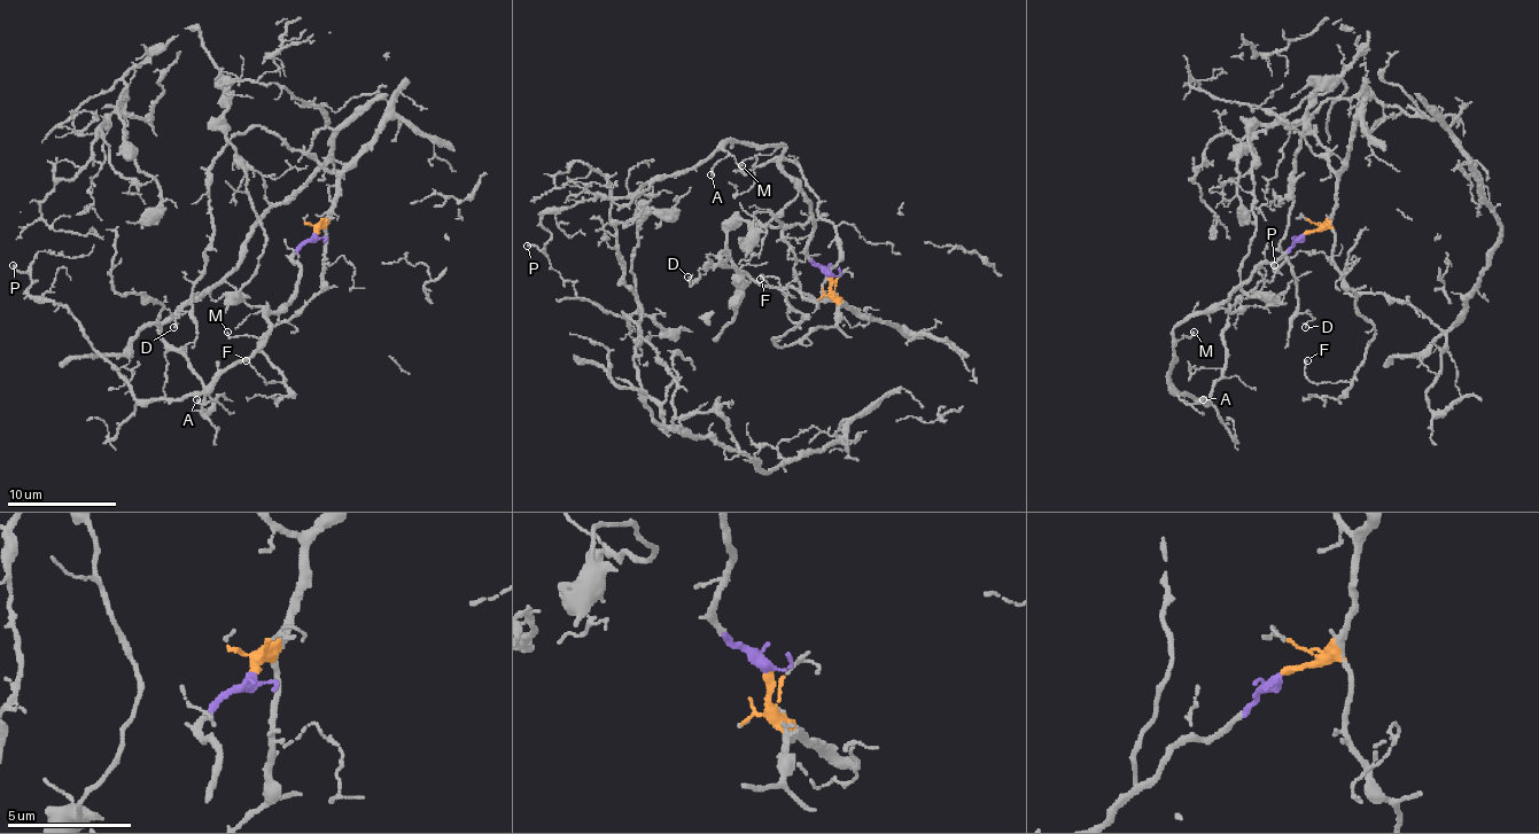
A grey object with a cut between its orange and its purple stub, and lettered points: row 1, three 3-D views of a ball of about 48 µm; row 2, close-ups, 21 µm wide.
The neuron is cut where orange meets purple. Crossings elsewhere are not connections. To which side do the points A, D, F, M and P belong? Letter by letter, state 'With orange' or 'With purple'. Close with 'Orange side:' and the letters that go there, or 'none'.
A: With purple
D: With orange
F: With orange
M: With purple
P: With purple
Orange side: D, F

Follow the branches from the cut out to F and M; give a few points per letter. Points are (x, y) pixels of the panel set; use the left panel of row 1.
F: (316, 233), (324, 230), (324, 285), (270, 330), (258, 350), (284, 376), (280, 382), (267, 382), (246, 360)
M: (316, 233), (294, 255), (300, 269), (297, 293), (267, 317), (267, 336), (234, 336), (226, 330)

